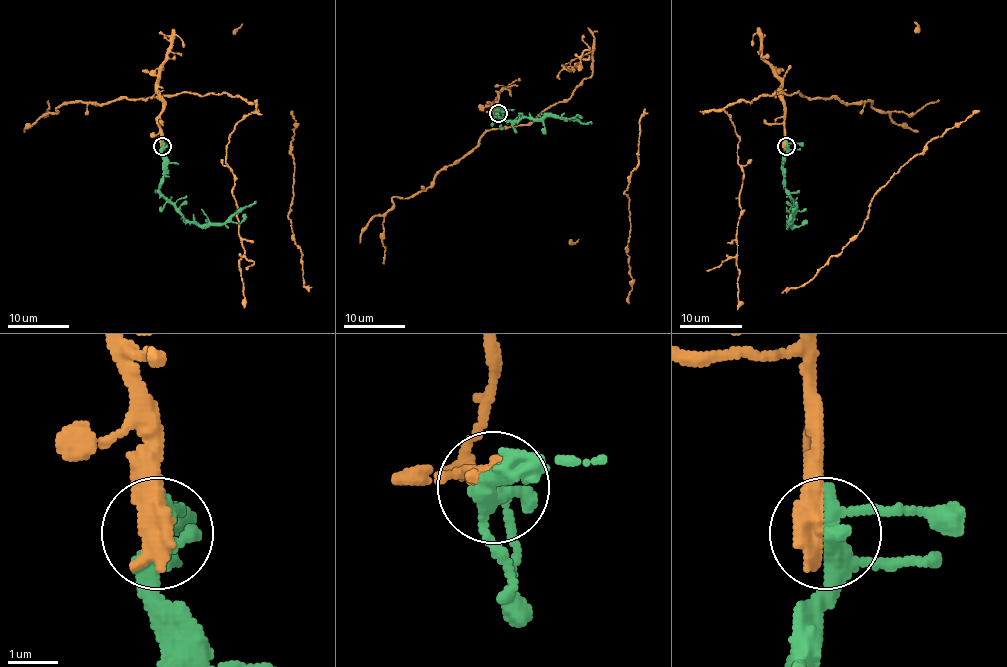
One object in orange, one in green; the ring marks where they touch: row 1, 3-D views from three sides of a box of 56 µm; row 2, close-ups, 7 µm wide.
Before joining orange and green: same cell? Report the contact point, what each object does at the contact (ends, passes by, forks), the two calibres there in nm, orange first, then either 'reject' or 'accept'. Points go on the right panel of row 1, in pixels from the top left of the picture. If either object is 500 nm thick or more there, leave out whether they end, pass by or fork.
place (786, 146); calibres 550 and 340 nm; accept

